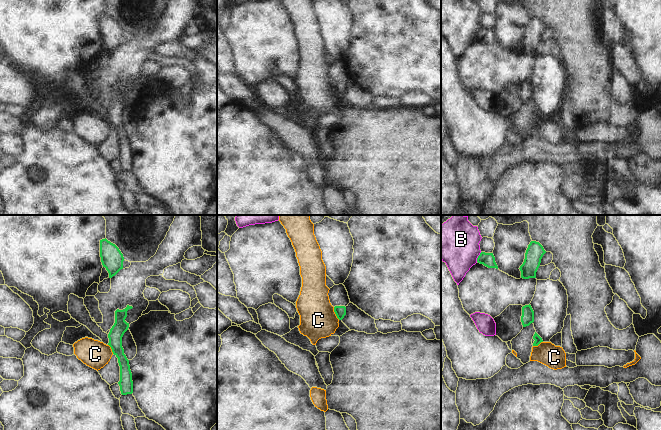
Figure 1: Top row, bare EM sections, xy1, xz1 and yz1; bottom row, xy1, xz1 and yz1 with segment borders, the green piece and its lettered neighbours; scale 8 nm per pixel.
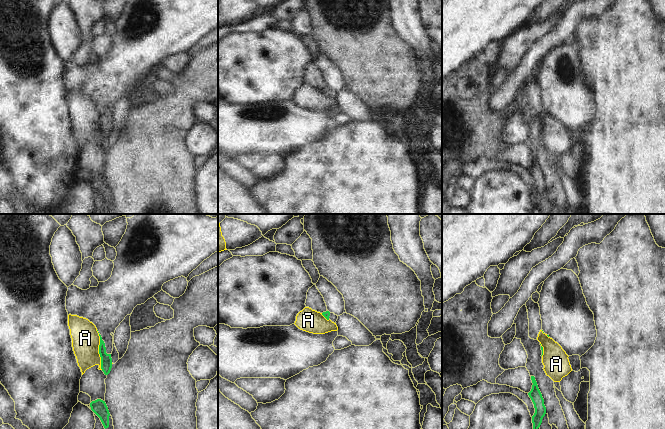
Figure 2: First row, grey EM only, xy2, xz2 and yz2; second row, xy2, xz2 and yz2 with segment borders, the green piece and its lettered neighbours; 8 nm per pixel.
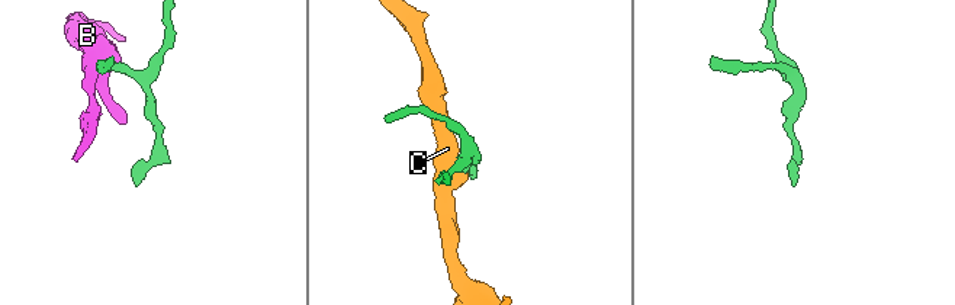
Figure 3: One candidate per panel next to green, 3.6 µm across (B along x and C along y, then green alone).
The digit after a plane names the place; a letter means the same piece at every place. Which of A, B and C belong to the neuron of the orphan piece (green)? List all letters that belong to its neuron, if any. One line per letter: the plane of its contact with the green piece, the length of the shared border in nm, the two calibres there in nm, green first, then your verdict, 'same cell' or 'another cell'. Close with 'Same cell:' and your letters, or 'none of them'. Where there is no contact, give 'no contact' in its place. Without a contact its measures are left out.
A: xy2 | 320 nm | 100/220 nm | another cell
B: yz1 | 90 nm | 110/340 nm | another cell
C: xz1 | 120 nm | 90/300 nm | another cell
Same cell: none of them

